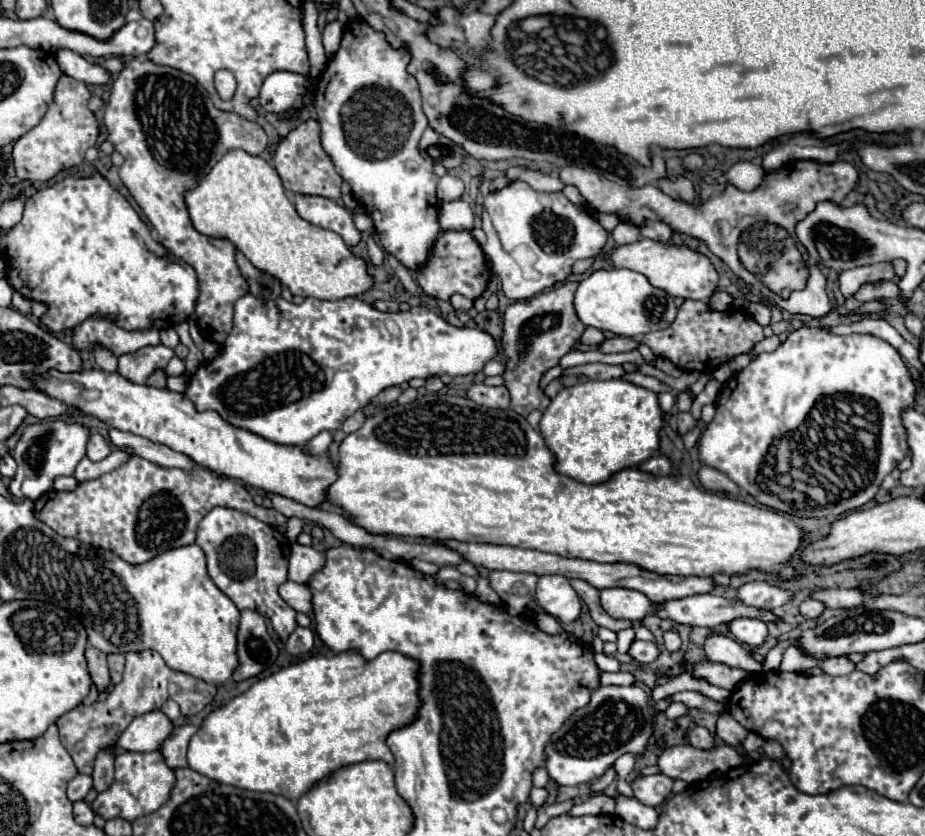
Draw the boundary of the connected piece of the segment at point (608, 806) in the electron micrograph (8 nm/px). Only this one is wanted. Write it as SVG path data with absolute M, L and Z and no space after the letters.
M593 793L589 795L587 801L583 803L577 803L573 809L571 809L571 815L579 817L579 815L611 815L615 813L615 799L605 795L605 793Z

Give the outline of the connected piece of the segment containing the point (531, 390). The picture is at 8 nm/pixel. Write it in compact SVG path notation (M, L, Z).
M567 281L561 287L539 293L527 301L511 303L505 311L505 333L501 343L507 357L507 371L503 379L511 393L511 409L523 417L527 417L533 409L547 409L551 399L539 389L539 379L547 369L555 367L565 353L577 349L575 345L585 331L585 325L579 321L573 307L577 285L579 283L575 281Z

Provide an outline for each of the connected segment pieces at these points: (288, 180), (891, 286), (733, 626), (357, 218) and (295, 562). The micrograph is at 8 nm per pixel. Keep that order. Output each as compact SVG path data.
M315 119L301 121L279 145L273 155L275 169L283 181L283 187L291 193L311 193L323 195L329 199L341 197L341 177L337 175L333 161L329 159L327 151L321 147L321 127Z
M899 277L891 281L877 281L877 283L865 283L861 289L853 295L857 301L873 301L873 299L883 299L883 297L899 297Z
M735 619L729 623L731 635L751 647L759 647L767 637L767 625L757 619Z
M353 209L353 221L355 221L355 227L359 229L359 231L373 231L373 221L371 221L371 217L369 215L365 215L365 213L361 213L359 209Z
M293 543L289 557L289 581L307 583L309 577L325 565L325 555L313 547Z

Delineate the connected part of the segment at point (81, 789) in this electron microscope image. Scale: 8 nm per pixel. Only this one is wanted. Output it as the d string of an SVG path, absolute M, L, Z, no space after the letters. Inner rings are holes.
M77 775L69 781L67 785L67 797L75 803L75 801L83 801L89 793L89 789L93 787L93 781L89 775Z

